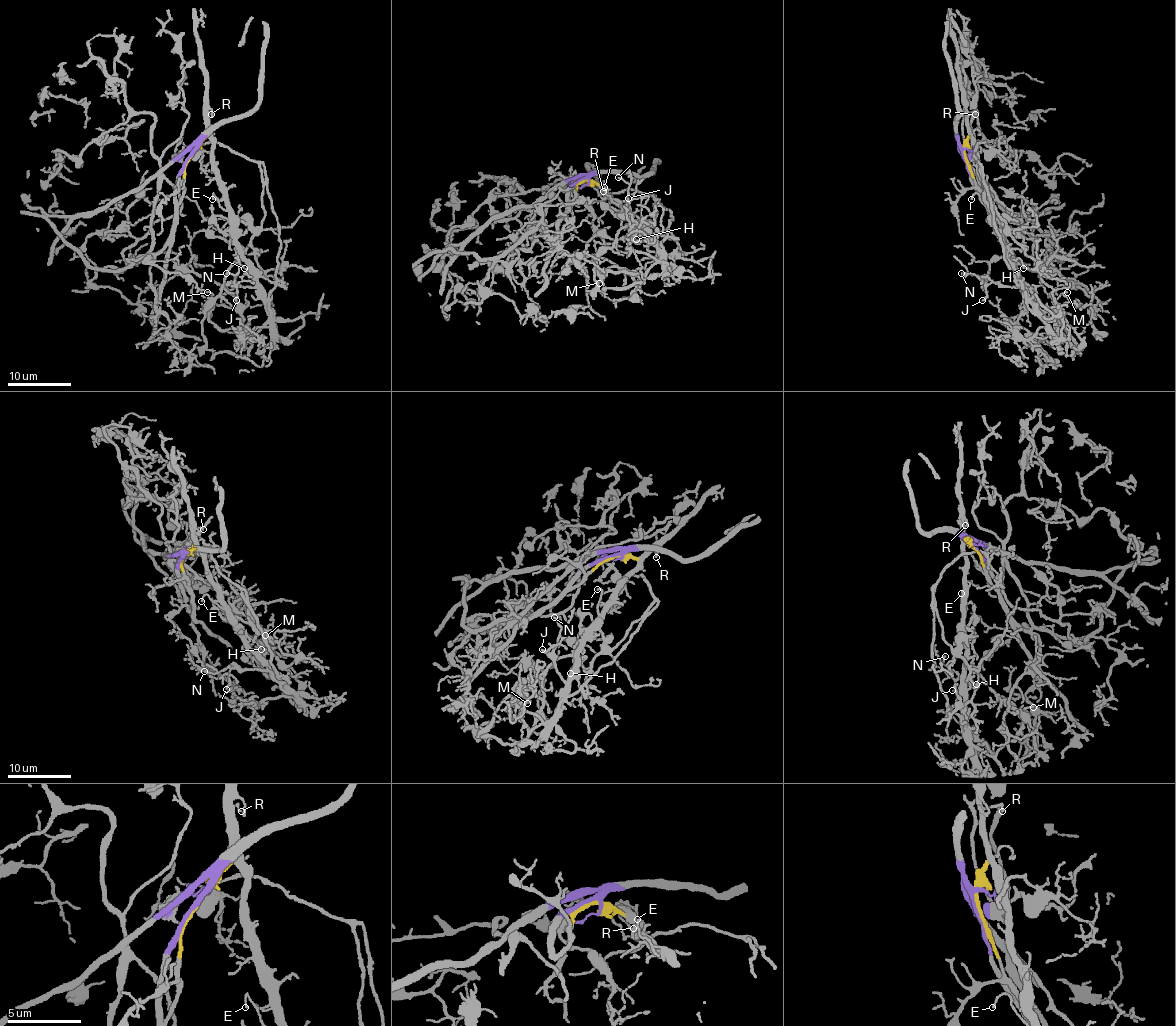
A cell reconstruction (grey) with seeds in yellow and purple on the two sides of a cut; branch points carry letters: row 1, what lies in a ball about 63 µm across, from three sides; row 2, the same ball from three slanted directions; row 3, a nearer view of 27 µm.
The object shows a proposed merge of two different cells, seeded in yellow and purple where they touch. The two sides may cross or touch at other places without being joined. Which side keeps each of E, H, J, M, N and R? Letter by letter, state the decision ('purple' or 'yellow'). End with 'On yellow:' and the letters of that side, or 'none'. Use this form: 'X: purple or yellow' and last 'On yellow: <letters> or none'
E: yellow
H: yellow
J: yellow
M: yellow
N: yellow
R: yellow
On yellow: E, H, J, M, N, R

